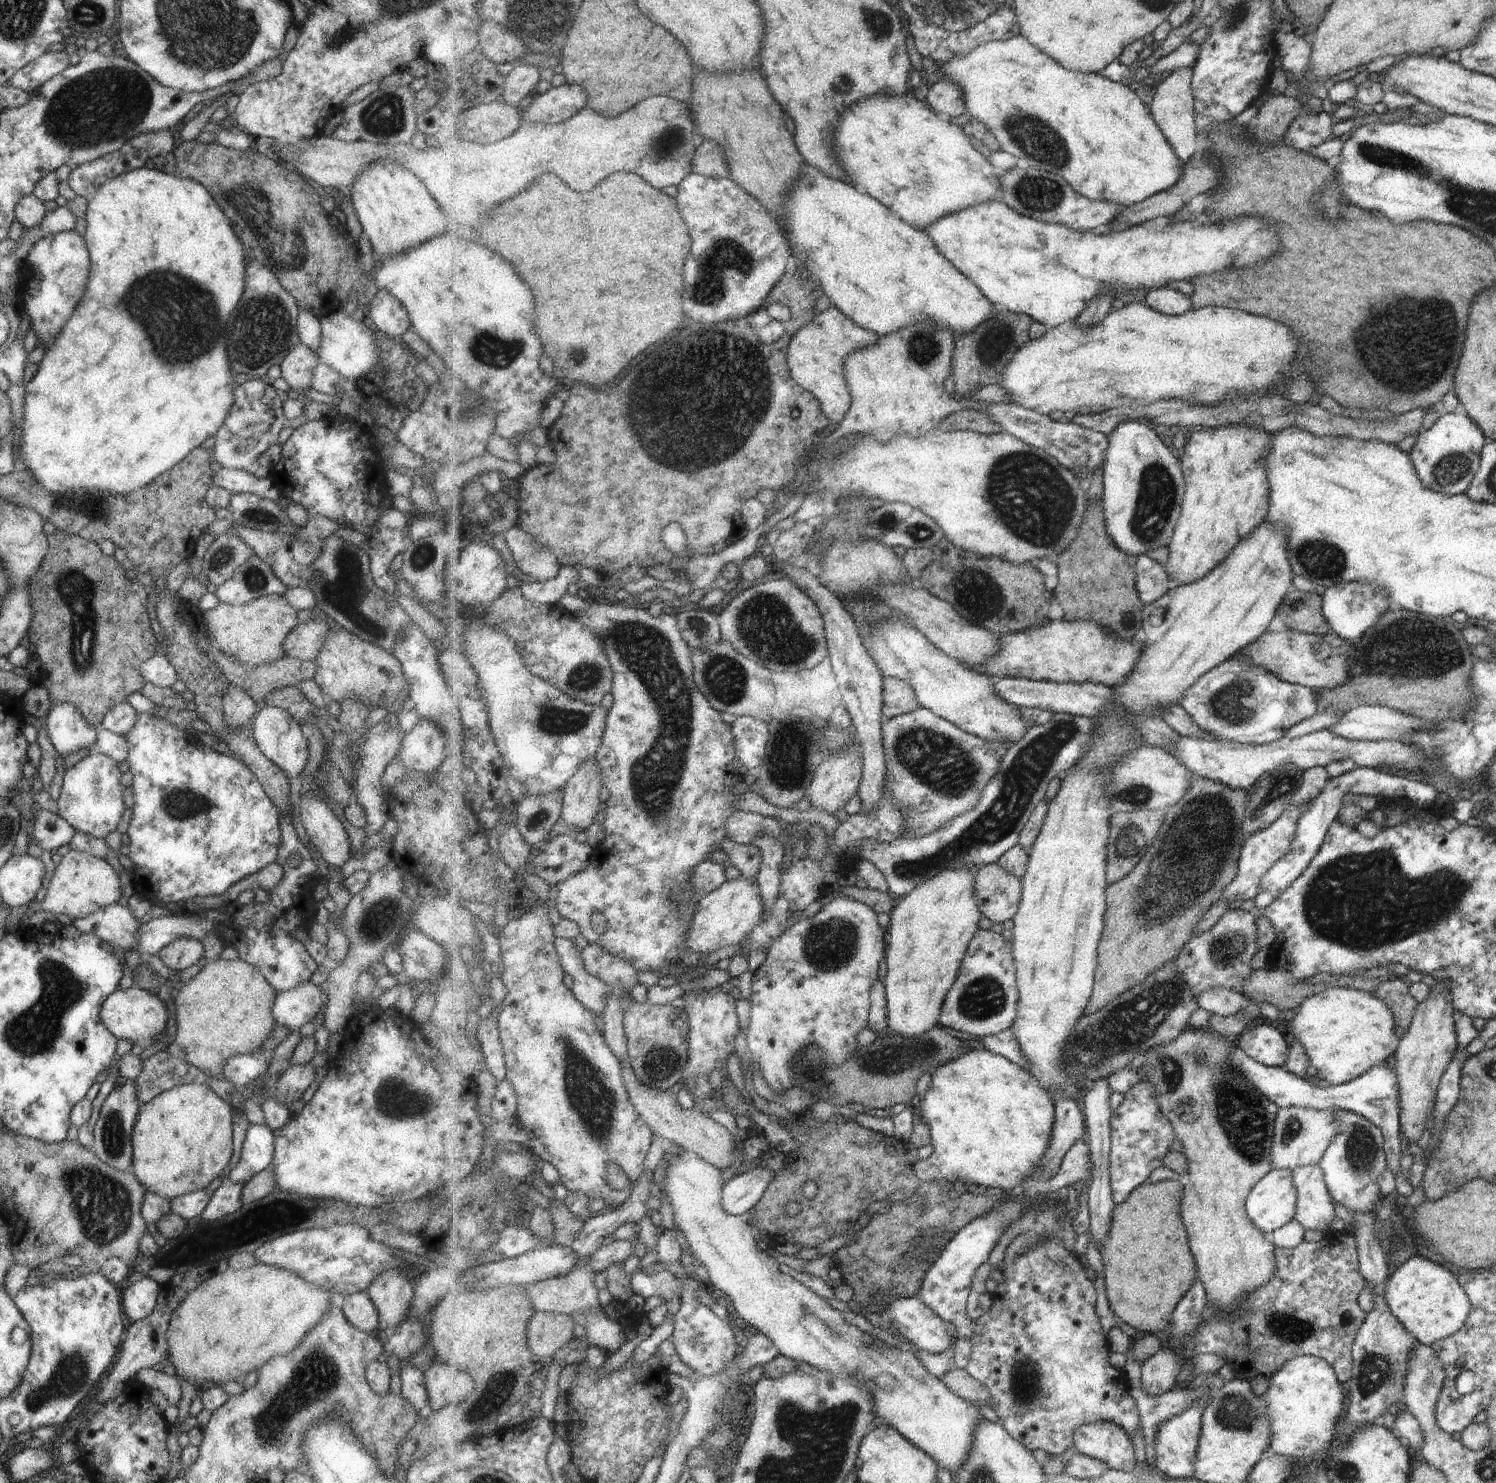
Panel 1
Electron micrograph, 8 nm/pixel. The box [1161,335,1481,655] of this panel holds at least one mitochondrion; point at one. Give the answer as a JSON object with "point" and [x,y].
{"point":[1321,559]}

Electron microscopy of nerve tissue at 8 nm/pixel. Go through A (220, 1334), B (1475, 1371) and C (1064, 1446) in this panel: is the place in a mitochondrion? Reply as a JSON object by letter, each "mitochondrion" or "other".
{"A":"other","B":"other","C":"other"}

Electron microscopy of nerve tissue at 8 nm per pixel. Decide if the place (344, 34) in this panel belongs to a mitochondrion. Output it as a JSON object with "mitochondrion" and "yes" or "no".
{"mitochondrion":"yes"}

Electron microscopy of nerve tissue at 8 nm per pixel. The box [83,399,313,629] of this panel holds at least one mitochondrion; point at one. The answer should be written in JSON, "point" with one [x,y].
{"point":[254,516]}

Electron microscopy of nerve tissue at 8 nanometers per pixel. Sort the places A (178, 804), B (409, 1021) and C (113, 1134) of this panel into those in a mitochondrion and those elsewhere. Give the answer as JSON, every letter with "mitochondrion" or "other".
{"A":"mitochondrion","B":"other","C":"mitochondrion"}

